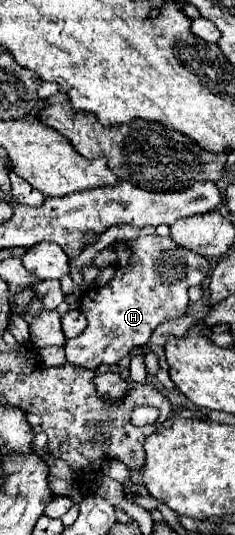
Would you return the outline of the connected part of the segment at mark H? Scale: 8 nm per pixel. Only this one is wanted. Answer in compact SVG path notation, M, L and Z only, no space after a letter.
M149 234L137 240L115 242L113 252L117 254L113 280L97 288L97 292L85 294L79 310L89 324L81 336L65 344L67 362L87 370L95 370L101 364L115 366L133 346L149 342L159 324L185 316L189 306L187 290L203 284L209 274L207 258L179 248L171 236Z

